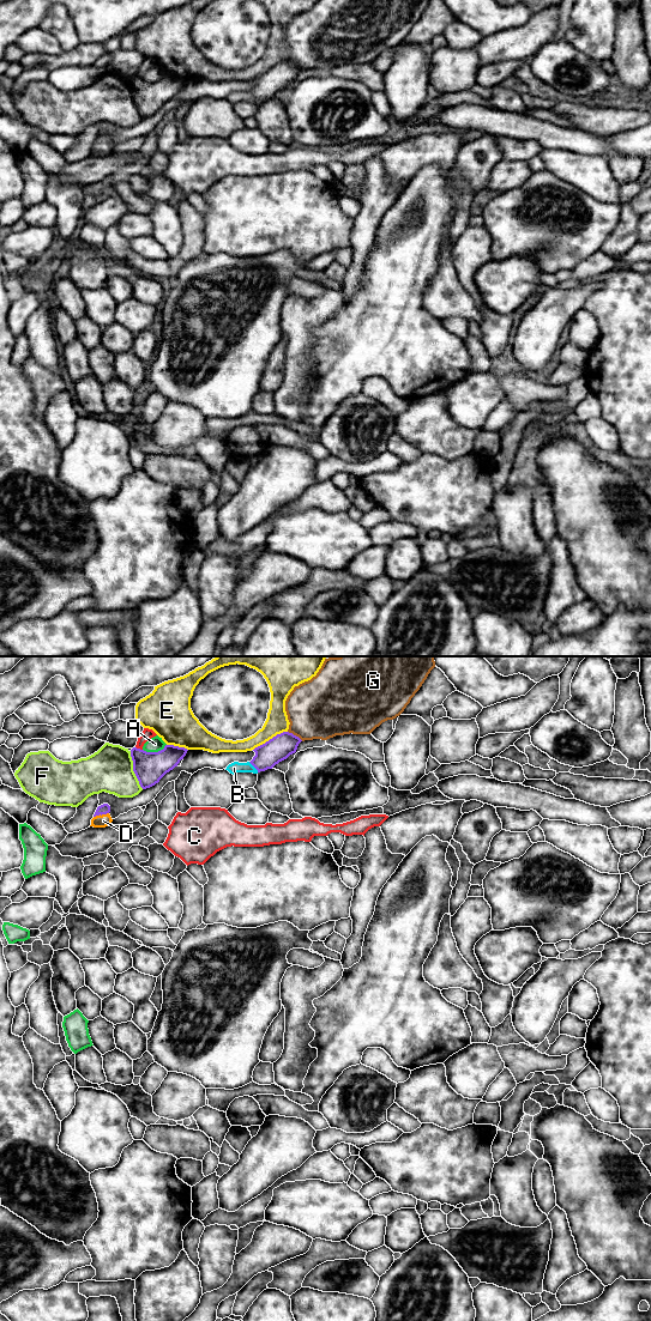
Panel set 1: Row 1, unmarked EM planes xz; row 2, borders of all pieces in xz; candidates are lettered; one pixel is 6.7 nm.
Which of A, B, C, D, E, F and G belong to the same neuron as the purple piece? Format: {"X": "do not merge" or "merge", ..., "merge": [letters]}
{"A": "do not merge", "B": "do not merge", "C": "do not merge", "D": "merge", "E": "do not merge", "F": "do not merge", "G": "do not merge", "merge": ["D"]}

